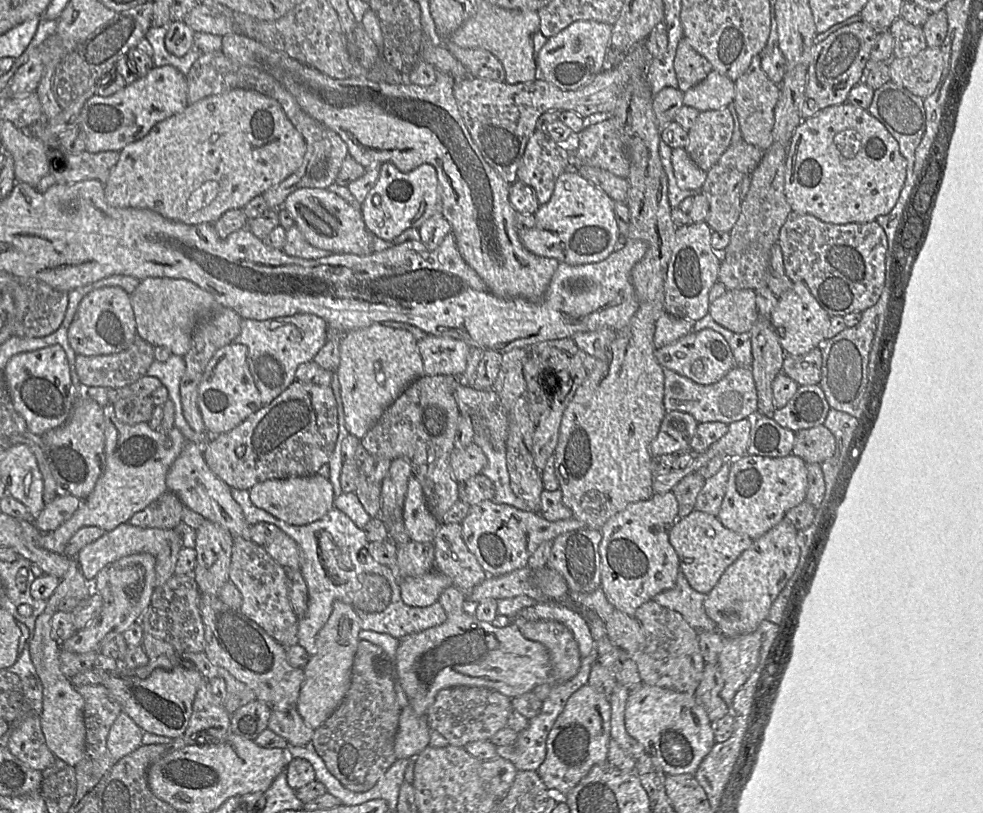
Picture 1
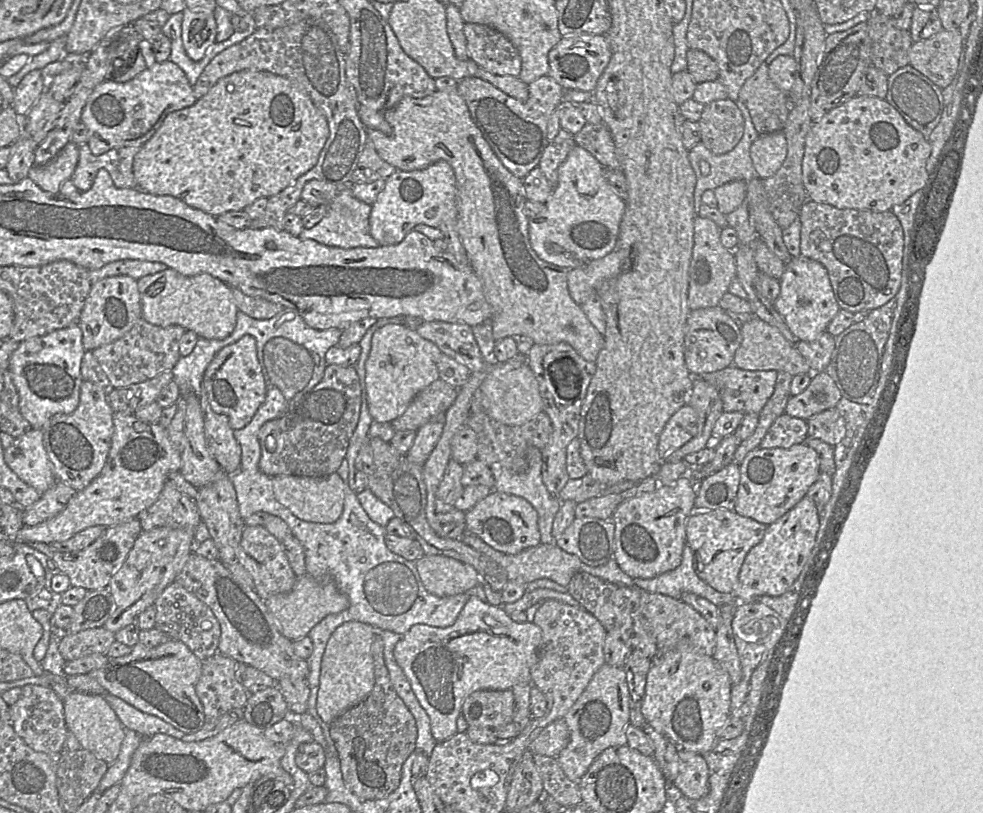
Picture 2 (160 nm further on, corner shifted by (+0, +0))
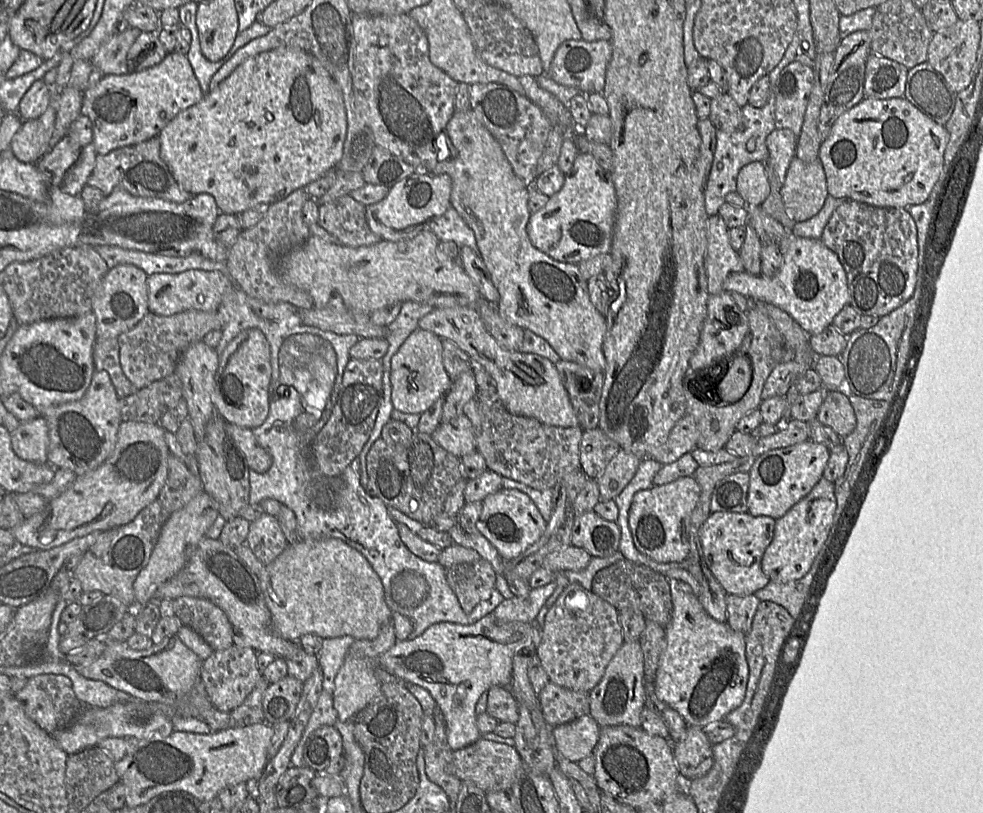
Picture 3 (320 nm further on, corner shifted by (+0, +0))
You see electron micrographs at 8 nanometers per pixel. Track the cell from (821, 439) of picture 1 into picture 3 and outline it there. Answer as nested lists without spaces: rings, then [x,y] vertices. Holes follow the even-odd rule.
[[[828,390],[816,418],[832,428],[841,438],[850,434],[856,425],[849,398],[839,390]]]

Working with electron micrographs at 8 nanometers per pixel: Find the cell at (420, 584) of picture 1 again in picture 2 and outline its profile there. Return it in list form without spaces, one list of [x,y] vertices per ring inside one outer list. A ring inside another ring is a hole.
[[[426,555],[415,565],[425,589],[438,597],[465,593],[480,583],[473,566],[451,557]]]

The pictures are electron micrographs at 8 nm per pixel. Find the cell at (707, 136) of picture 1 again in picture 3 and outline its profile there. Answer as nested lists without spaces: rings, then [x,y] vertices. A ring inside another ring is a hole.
[[[721,93],[712,100],[708,119],[717,131],[734,133],[743,129],[742,109],[729,93]]]

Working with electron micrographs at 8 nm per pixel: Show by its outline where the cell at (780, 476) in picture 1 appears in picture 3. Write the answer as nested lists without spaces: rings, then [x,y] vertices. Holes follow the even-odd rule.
[[[807,439],[792,446],[769,450],[758,456],[749,471],[748,513],[753,516],[769,516],[775,520],[784,516],[823,477],[830,453],[825,445]]]

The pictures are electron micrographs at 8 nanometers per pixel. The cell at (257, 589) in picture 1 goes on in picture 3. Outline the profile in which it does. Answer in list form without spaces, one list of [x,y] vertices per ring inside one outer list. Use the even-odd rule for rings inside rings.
[[[266,513],[251,522],[245,543],[264,566],[274,561],[288,546],[278,518]]]

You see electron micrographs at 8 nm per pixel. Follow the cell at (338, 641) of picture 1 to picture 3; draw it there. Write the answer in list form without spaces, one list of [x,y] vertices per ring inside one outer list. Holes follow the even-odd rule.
[[[355,640],[335,677],[332,692],[333,704],[337,711],[338,720],[341,722],[351,721],[358,712],[370,704],[379,694],[379,680],[373,665],[373,660],[378,661],[378,659],[372,659],[365,653],[370,643],[369,640]]]

